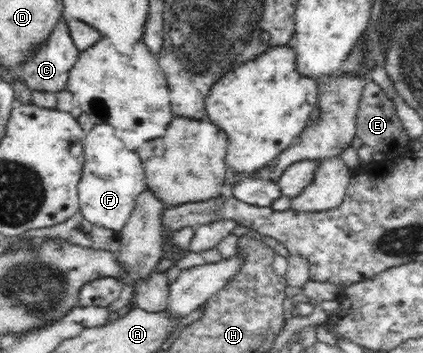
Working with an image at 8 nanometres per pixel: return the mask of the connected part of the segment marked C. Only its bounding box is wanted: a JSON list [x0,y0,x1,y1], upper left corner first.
[19,17,81,93]

